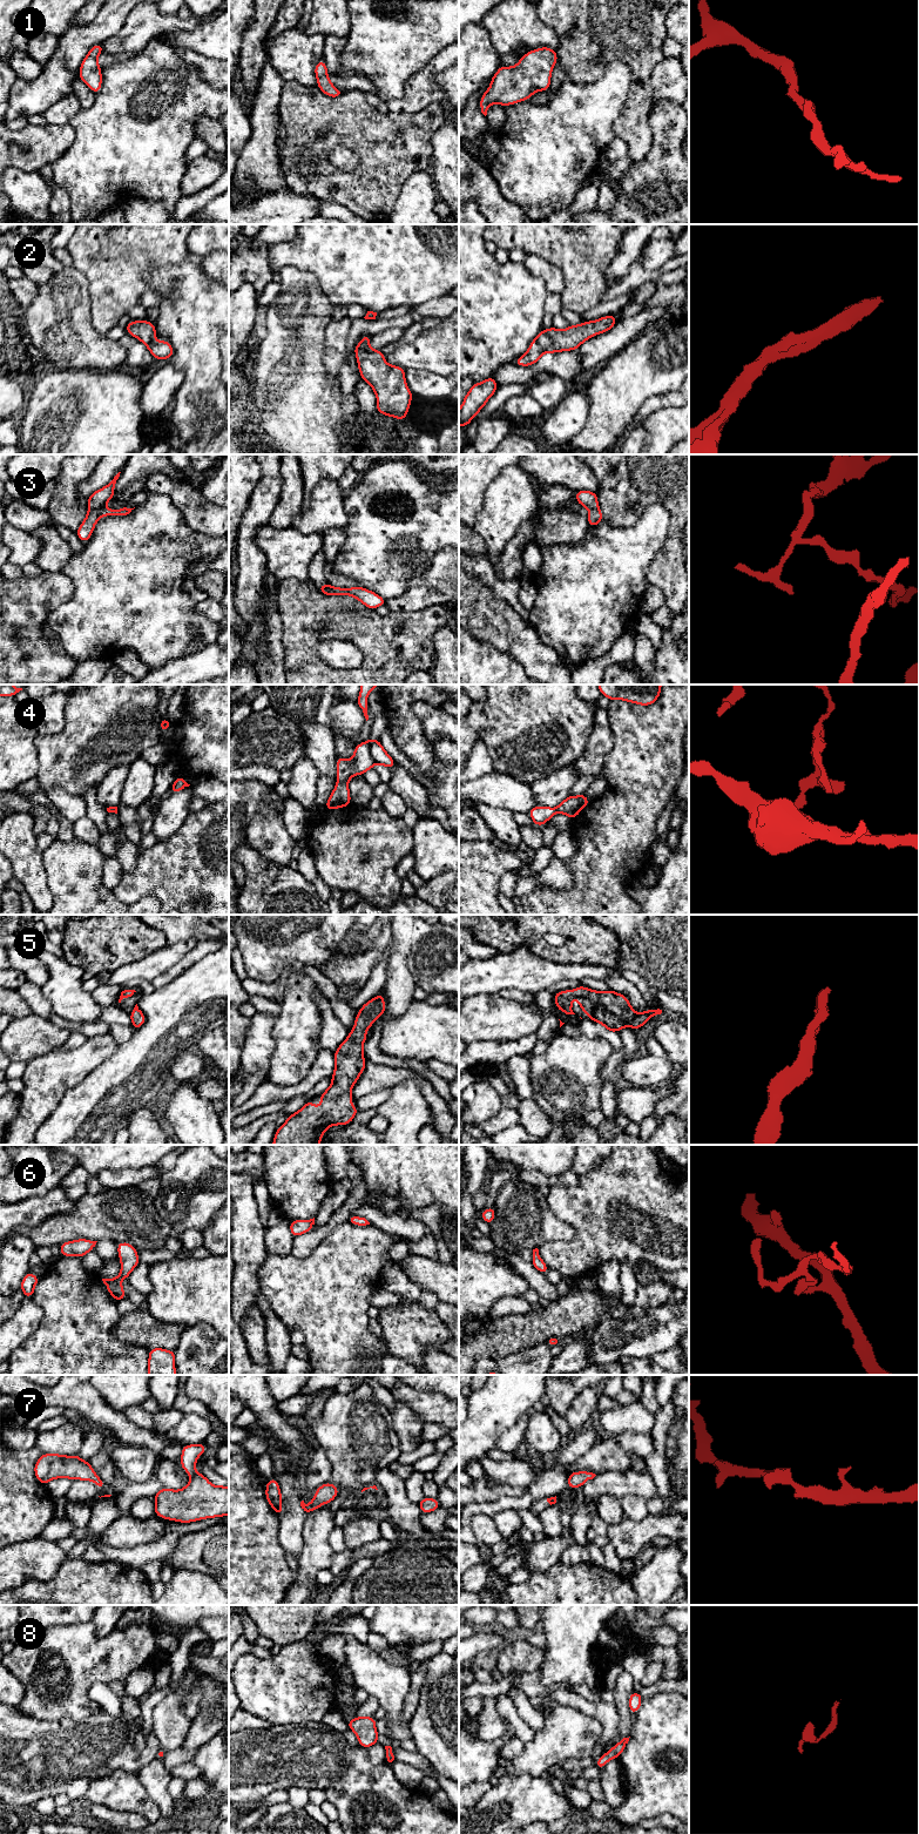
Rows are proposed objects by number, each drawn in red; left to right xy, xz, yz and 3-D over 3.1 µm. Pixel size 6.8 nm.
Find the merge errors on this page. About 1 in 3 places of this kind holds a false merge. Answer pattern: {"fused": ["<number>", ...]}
{"fused": ["3", "4"]}

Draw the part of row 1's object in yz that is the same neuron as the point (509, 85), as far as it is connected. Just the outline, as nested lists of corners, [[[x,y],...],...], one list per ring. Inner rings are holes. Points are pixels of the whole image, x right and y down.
[[[540,47],[526,53],[514,67],[500,66],[480,99],[481,113],[486,116],[493,103],[506,107],[528,100],[535,92],[549,90],[556,62],[556,49]]]

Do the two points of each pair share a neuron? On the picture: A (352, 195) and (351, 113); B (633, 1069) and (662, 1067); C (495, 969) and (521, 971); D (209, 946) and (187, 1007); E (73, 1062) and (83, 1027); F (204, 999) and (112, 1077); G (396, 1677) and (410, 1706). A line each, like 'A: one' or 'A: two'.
A: one
B: one
C: one
D: two
E: two
F: one
G: two

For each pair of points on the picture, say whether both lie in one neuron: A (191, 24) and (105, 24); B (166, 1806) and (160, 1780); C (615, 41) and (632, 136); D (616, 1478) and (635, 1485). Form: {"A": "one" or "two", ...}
{"A": "two", "B": "one", "C": "one", "D": "one"}

